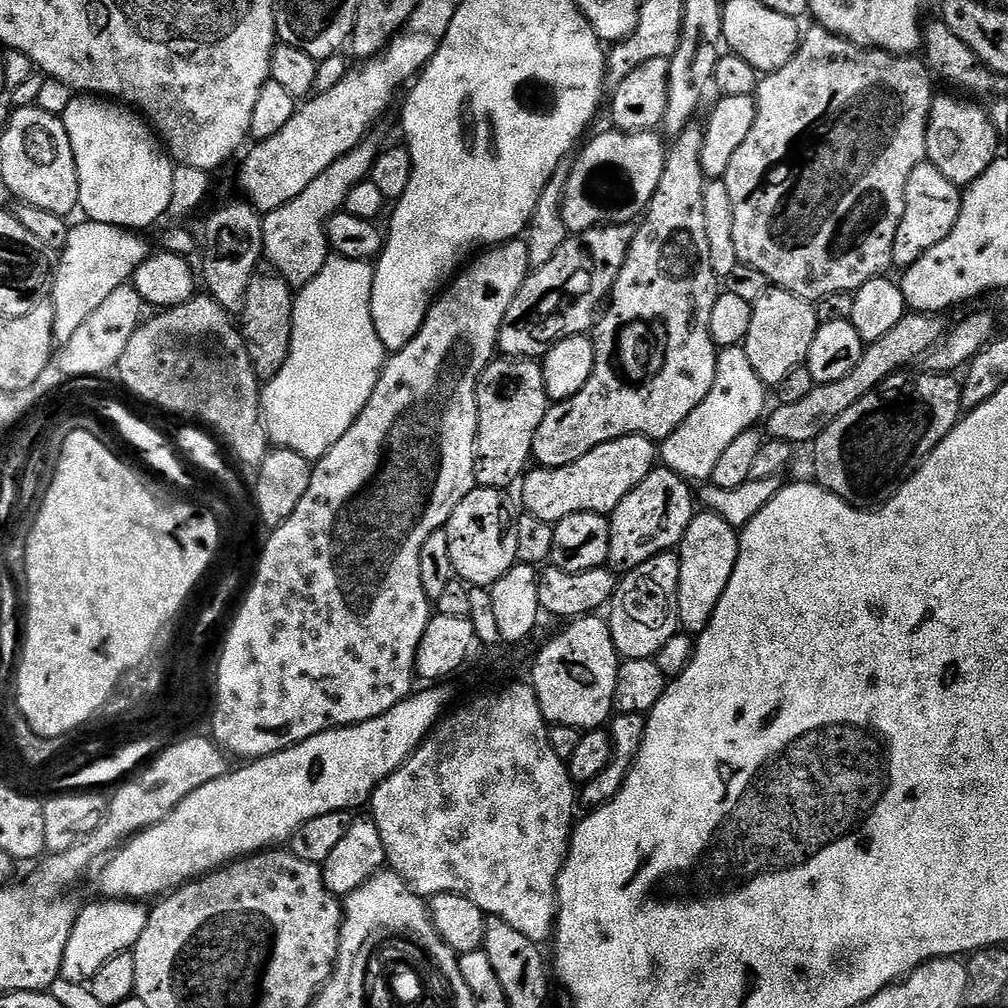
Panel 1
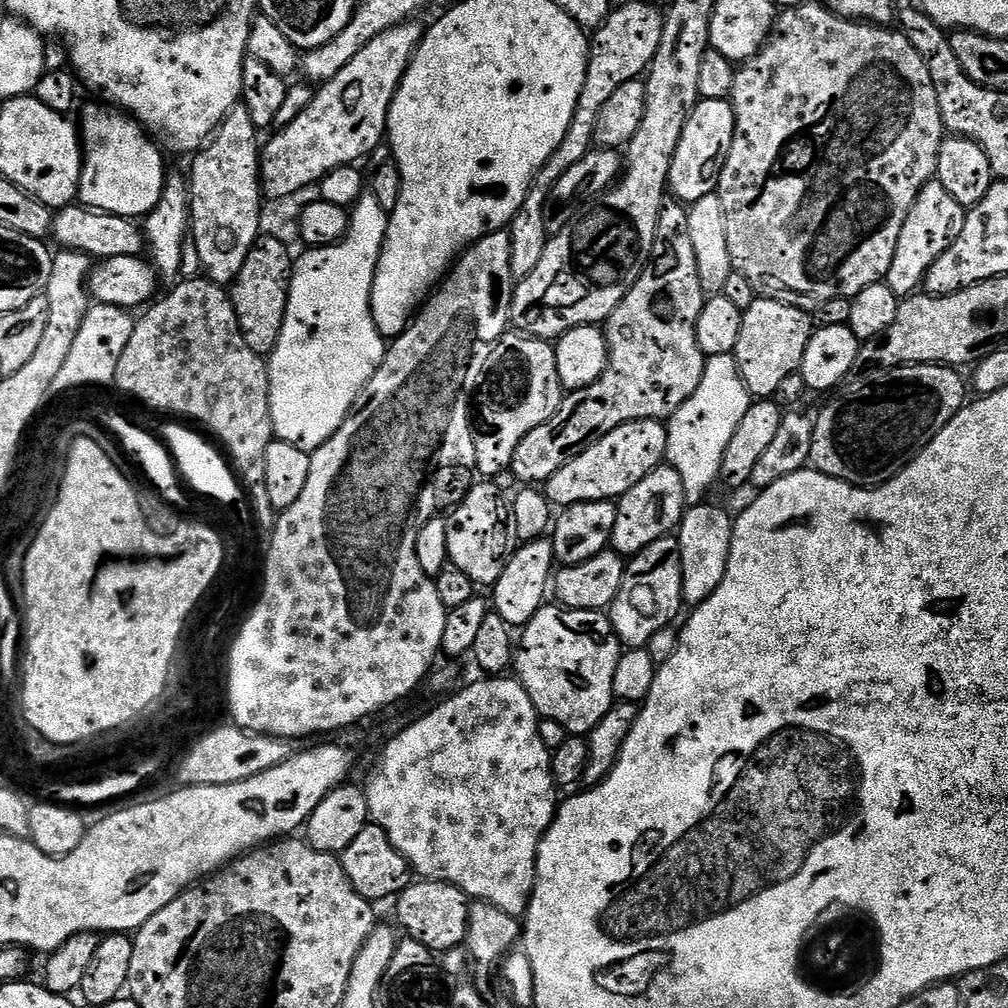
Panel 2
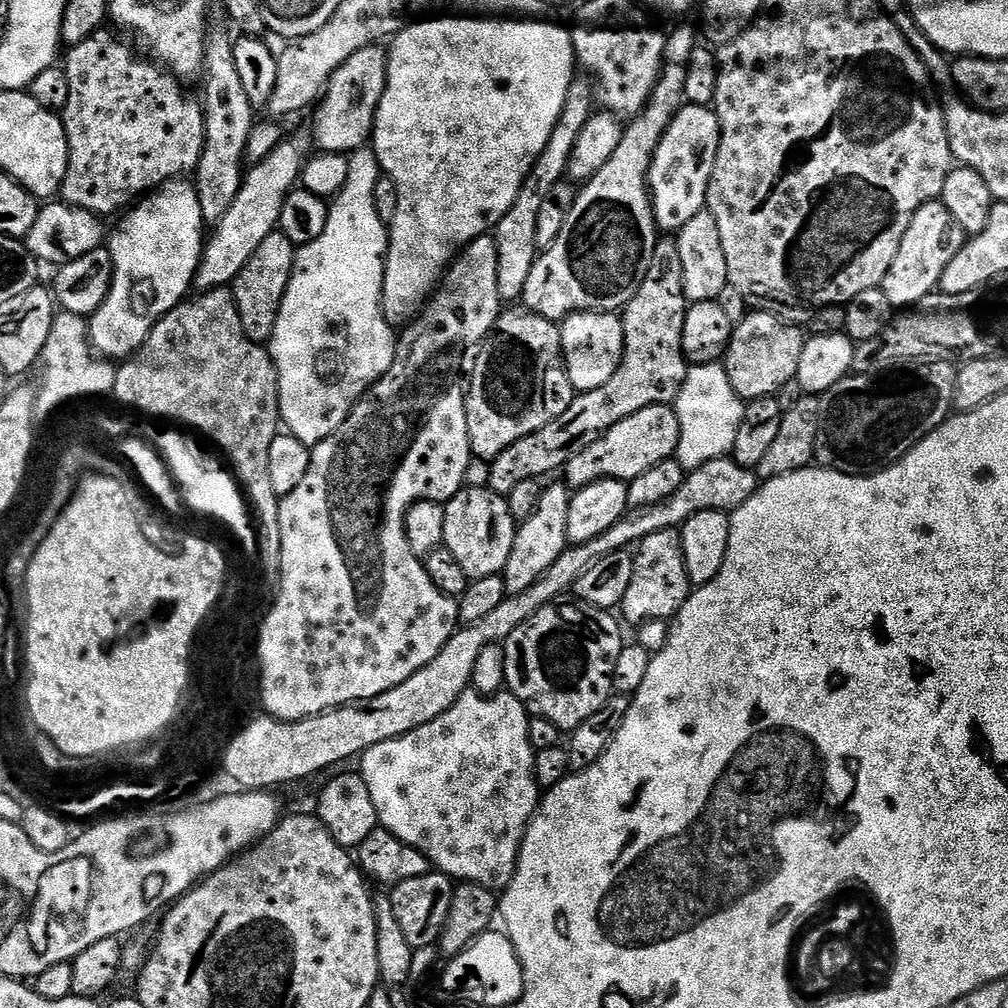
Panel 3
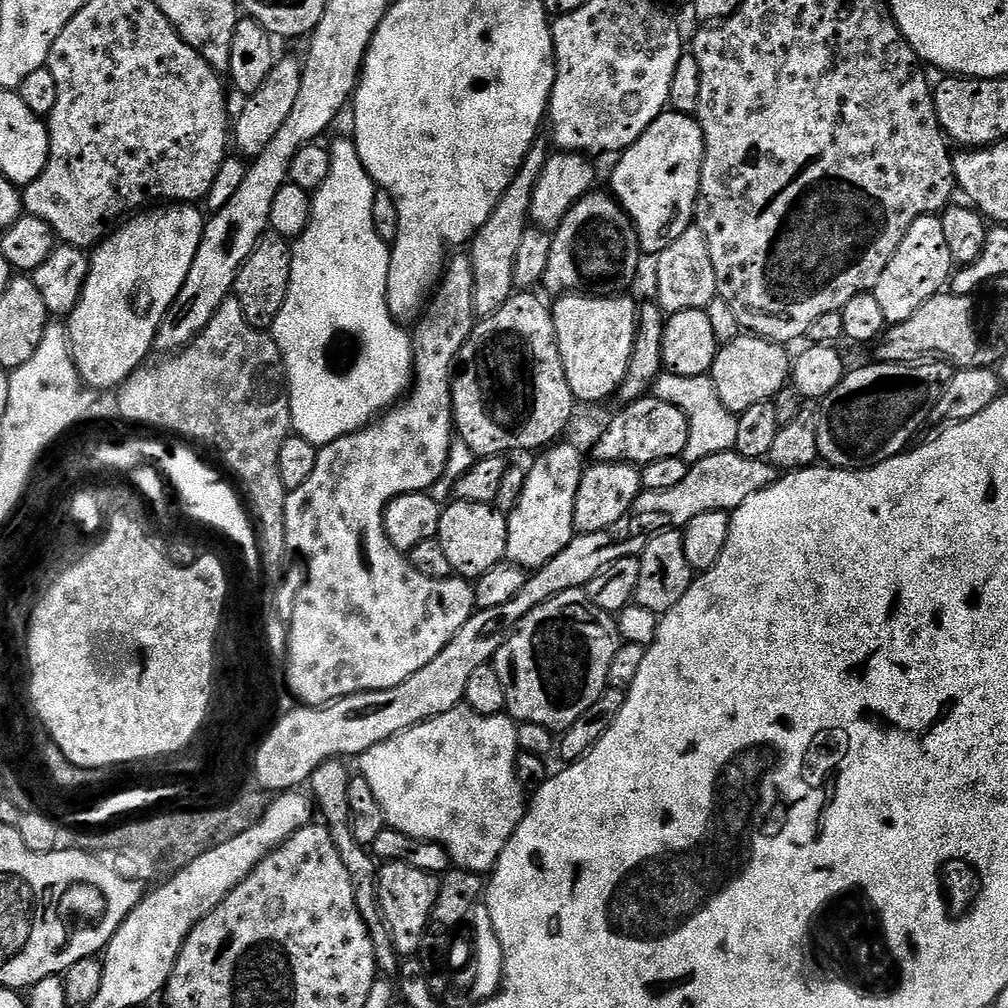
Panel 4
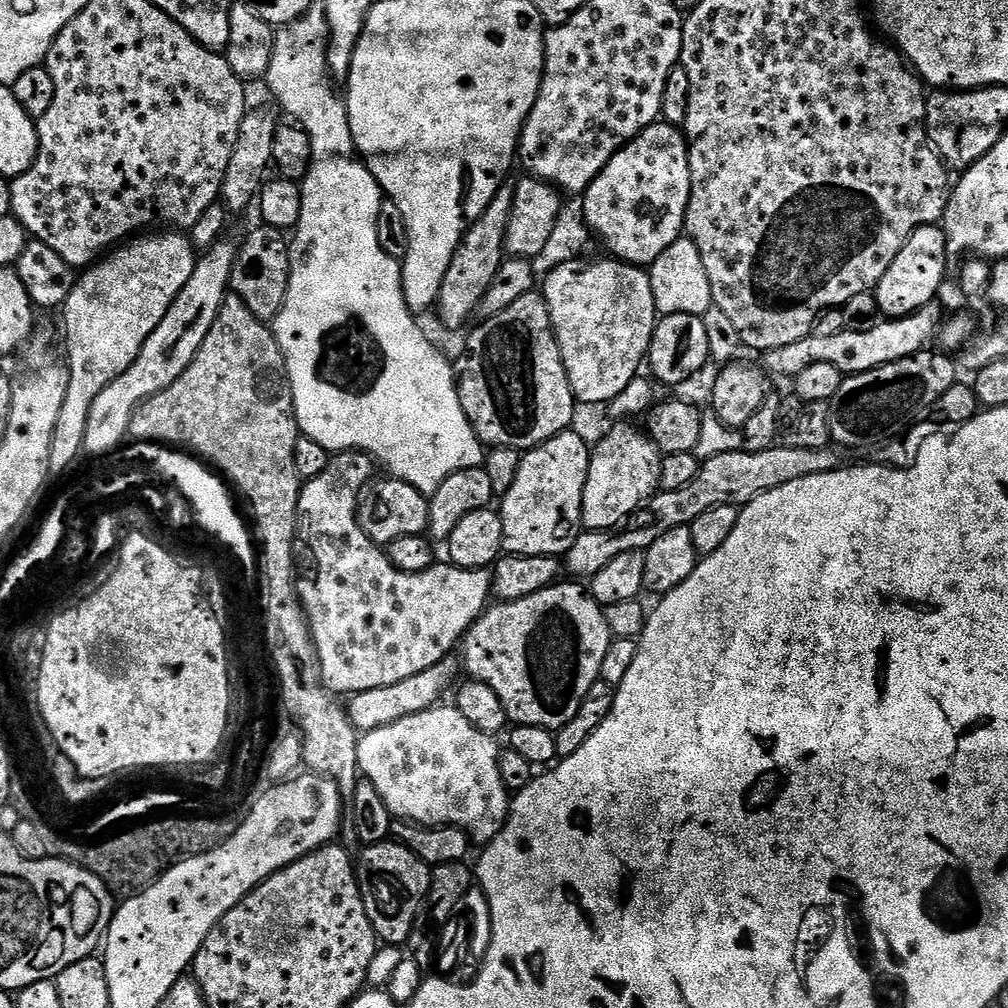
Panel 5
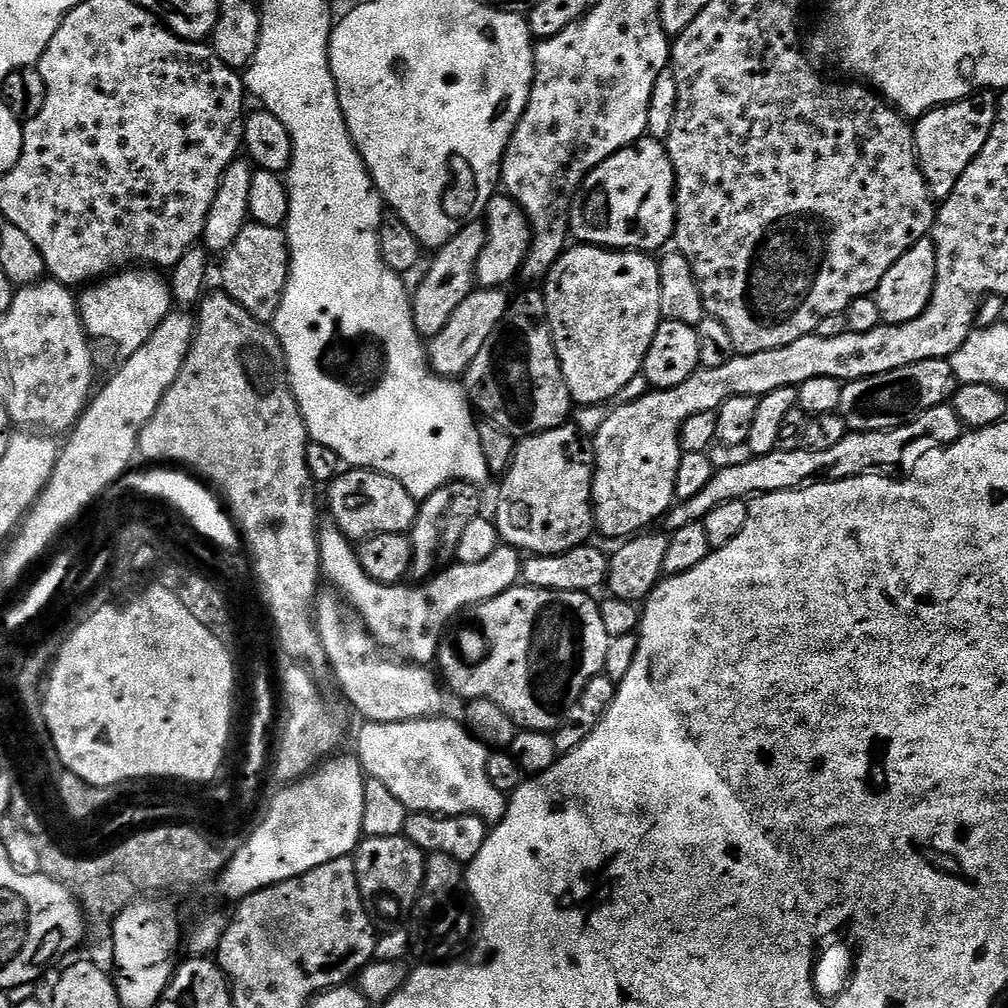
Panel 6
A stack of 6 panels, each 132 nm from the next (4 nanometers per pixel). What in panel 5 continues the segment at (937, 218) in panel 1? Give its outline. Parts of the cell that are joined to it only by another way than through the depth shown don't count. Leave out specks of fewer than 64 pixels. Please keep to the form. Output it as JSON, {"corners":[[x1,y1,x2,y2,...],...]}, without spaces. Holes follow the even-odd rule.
{"corners":[[927,224,914,230,902,250,898,250,898,258,890,262,890,270,886,270,886,274,882,274,882,278,876,283,874,295,881,317,909,316,933,303,944,284,944,271,947,270,948,263,950,257,943,227]]}

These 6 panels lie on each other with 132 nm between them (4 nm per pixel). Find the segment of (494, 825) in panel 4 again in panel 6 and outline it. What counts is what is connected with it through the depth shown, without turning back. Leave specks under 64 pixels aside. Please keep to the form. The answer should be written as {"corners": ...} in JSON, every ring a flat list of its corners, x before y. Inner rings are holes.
{"corners":[[429,718,389,724,361,723,355,755,371,779,383,782,409,812,436,812,440,816,474,814,494,826,506,814,509,797,490,786,486,778,489,749,459,719]]}

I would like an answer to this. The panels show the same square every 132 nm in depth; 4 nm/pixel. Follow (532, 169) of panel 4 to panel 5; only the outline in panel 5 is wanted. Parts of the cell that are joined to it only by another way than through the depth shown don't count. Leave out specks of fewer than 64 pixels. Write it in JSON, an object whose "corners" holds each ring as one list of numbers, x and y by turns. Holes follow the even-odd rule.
{"corners":[[505,182,494,194,490,206,482,210,480,217,469,224,458,250,454,254,454,262,450,262,450,270,446,270,446,278,442,278,440,297,436,300,436,308,440,312,440,320,456,332,468,319,477,315,483,296,494,282,494,276,498,274,500,264,506,259,504,238,508,223,510,222,510,210,514,206,515,183]]}

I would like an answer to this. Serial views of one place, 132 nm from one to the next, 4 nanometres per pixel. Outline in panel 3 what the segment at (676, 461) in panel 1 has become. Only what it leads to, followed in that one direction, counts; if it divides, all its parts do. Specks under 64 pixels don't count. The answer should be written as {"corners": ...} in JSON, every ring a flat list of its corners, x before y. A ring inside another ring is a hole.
{"corners":[[723,363,692,364,684,379,684,412,682,408,682,455,679,462,685,473,693,472,706,462,723,460,738,438,738,426,742,426,746,401,730,386]]}

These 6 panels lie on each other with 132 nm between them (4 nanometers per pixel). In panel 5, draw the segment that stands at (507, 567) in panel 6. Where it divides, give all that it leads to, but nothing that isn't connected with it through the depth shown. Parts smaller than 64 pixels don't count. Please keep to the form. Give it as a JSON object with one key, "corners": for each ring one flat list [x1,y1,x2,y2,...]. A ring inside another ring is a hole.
{"corners":[[337,452,329,459,326,470,318,474,318,478,303,481,300,497,298,498,298,514,296,515,296,534,302,548,308,551,310,559,316,563,316,581,313,584,297,583,296,592,300,595,300,604,308,616,308,625,312,631,312,641,318,650,318,658,322,666,322,678,324,687,333,694,348,692,355,694,366,690,378,690,382,686,394,686,398,682,406,682,406,678,414,678,414,674,422,674,430,670,438,662,449,659,452,647,457,647,458,642,463,641,465,632,472,627,472,623,478,617,484,615,490,604,490,593,492,590,492,574,487,568,457,568,451,562,440,562,428,568,425,572,418,574,406,574,398,570,390,562,385,549,374,543,368,535,360,529,356,521,356,507,360,501,360,491,373,479,374,462,372,458,363,452]]}

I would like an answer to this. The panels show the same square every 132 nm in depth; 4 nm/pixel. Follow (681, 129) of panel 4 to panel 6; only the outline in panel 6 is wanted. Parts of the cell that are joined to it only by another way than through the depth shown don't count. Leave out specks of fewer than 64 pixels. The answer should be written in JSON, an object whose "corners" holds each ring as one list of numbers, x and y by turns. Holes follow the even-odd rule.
{"corners":[[635,140,590,170,572,197,568,226,580,244,659,253,676,231,676,175,665,141]]}

